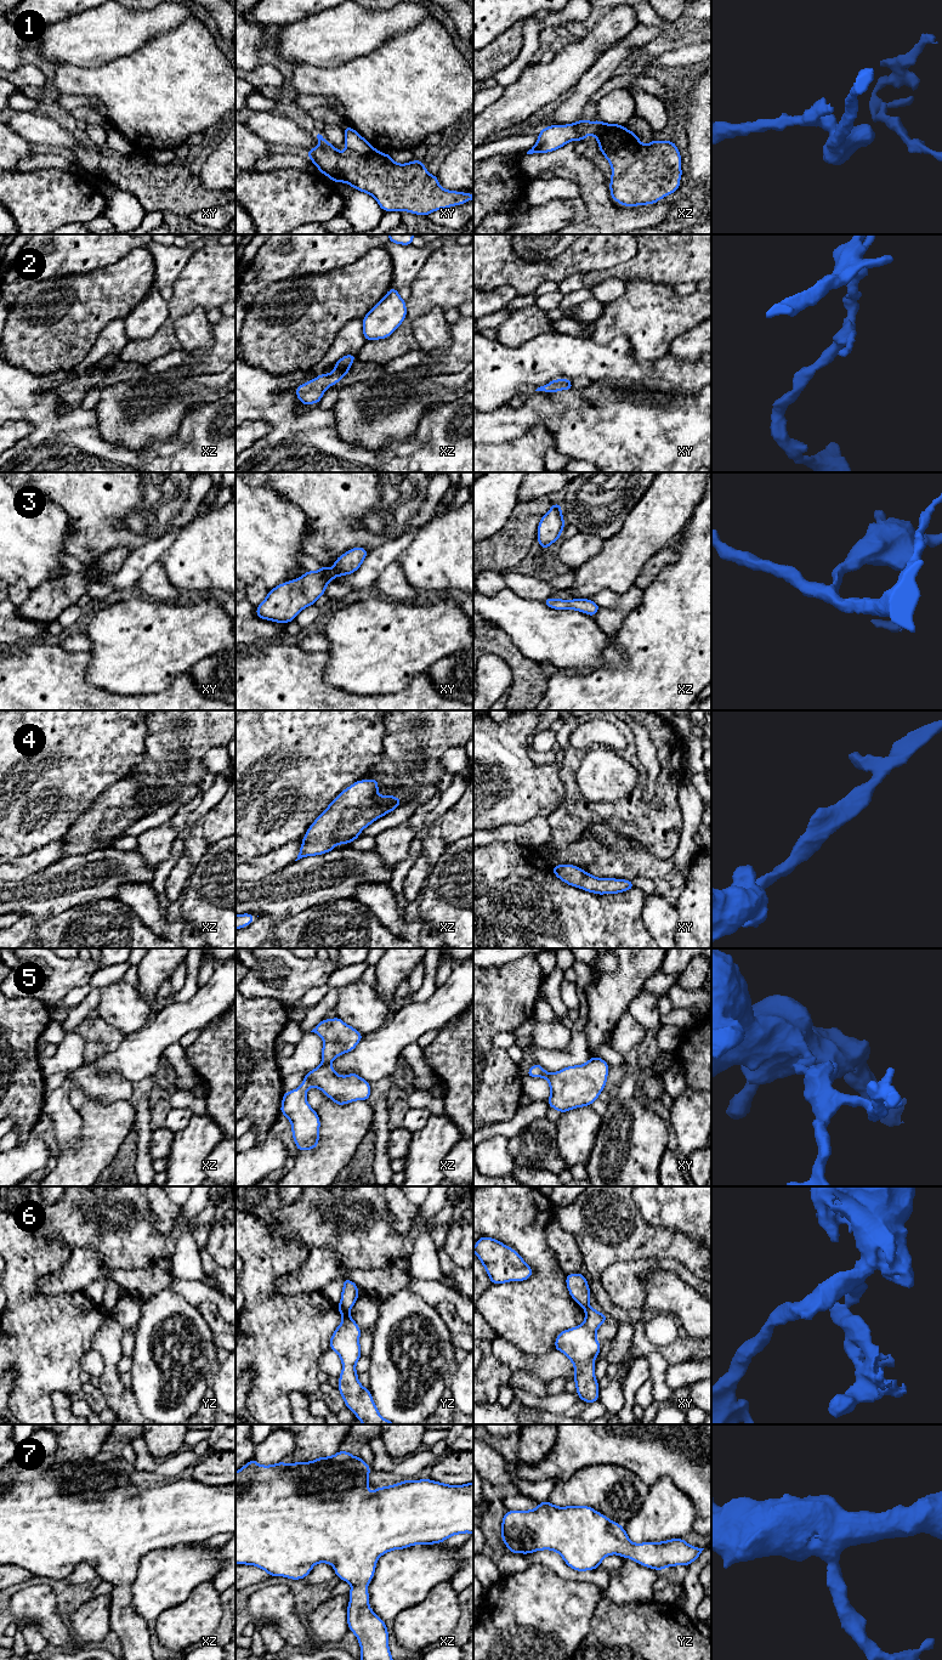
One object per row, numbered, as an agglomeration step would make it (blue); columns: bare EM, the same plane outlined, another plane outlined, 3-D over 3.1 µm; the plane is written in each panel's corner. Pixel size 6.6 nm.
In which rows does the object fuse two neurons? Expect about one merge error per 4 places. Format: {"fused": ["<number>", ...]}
{"fused": ["1", "6"]}

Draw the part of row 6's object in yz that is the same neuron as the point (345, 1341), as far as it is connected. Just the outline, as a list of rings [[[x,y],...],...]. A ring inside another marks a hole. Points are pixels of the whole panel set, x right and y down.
[[[340,1304],[341,1324],[330,1337],[330,1349],[336,1352],[342,1362],[337,1389],[348,1407],[363,1424],[397,1424],[380,1416],[369,1389],[358,1381],[356,1364],[362,1358],[359,1336],[361,1328]]]

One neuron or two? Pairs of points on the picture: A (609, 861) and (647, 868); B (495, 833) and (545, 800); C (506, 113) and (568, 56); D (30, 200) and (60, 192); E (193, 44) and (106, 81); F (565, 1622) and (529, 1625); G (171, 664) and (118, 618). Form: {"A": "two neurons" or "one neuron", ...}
{"A": "one neuron", "B": "two neurons", "C": "one neuron", "D": "one neuron", "E": "one neuron", "F": "one neuron", "G": "one neuron"}

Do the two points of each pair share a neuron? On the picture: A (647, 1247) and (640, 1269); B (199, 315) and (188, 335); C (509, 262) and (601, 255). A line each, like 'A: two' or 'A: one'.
A: two
B: one
C: one

